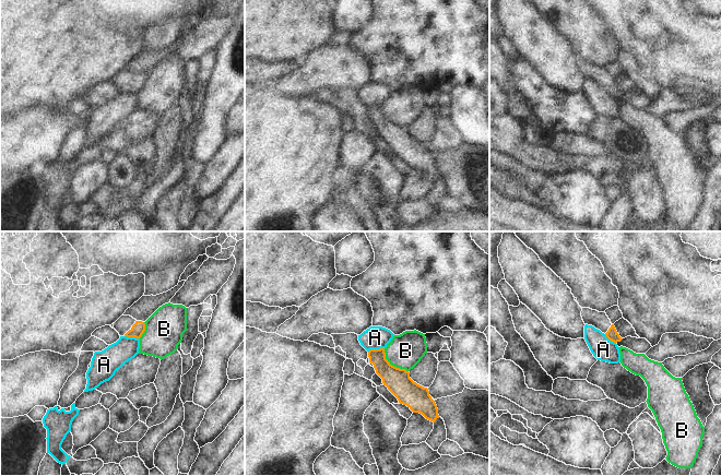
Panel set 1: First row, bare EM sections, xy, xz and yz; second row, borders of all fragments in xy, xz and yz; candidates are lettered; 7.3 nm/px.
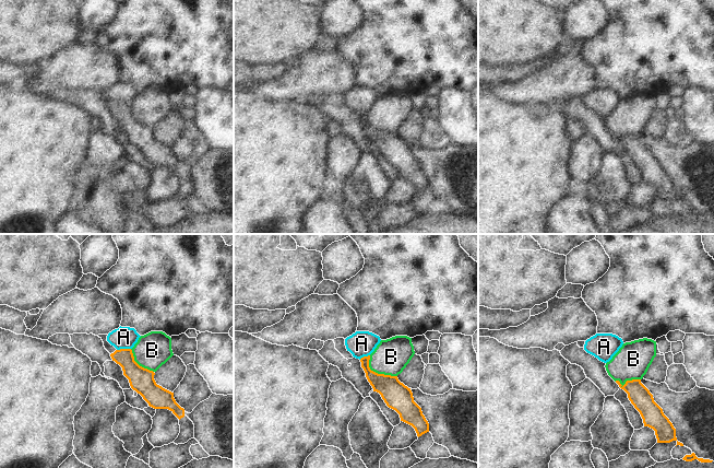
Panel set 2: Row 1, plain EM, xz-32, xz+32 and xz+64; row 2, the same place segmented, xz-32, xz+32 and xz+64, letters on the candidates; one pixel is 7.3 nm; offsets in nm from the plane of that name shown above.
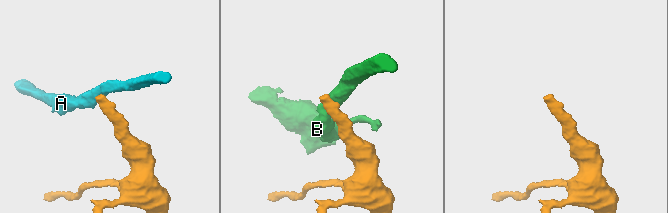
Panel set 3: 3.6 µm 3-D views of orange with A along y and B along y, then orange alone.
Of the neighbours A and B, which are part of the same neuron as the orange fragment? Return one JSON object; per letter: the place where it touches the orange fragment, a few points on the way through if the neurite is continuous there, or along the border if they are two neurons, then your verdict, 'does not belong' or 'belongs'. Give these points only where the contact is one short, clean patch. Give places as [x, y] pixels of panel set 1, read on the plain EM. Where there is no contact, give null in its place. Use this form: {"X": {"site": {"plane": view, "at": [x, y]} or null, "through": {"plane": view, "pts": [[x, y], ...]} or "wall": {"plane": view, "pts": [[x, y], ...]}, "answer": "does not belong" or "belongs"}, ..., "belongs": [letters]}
{"A": {"site": {"plane": "xz", "at": [376, 105]}, "wall": {"plane": "xz", "pts": [[383, 103], [368, 107]]}, "answer": "does not belong"}, "B": {"site": {"plane": "xz", "at": [391, 120]}, "wall": {"plane": "xz", "pts": [[383, 104], [386, 114], [392, 120], [404, 123], [408, 127]]}, "answer": "does not belong"}, "belongs": []}

